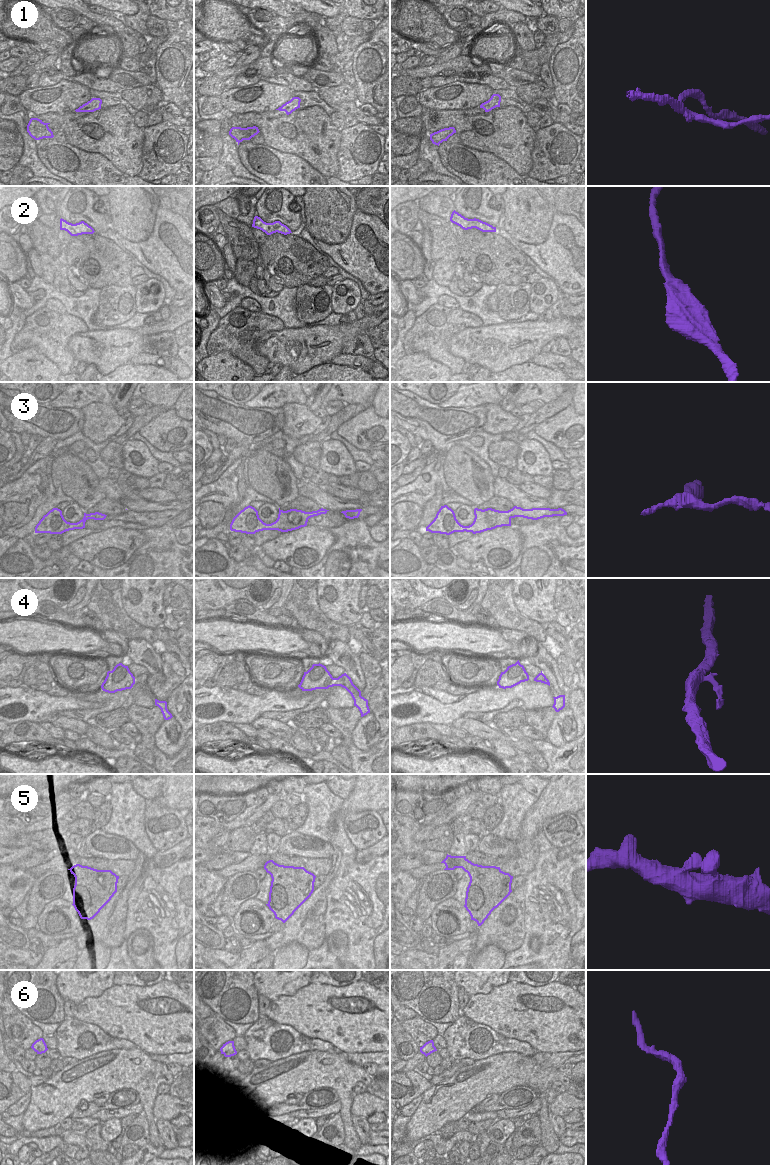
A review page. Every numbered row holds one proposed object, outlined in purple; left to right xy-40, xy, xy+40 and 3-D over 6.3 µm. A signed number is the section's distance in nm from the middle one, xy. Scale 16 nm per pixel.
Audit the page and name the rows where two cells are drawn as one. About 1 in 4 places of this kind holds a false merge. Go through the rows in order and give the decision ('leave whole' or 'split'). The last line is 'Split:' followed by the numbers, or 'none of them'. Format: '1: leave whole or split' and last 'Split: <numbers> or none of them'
1: split
2: leave whole
3: leave whole
4: leave whole
5: leave whole
6: leave whole
Split: 1

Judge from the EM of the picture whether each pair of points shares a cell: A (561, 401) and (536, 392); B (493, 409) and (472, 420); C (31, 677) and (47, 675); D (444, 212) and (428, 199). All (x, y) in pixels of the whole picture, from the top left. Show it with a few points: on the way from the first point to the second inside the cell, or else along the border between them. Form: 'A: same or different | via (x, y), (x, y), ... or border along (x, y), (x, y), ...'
A: different | border along (564, 392), (554, 400), (544, 404)
B: different | border along (484, 405), (486, 420), (481, 429)
C: same | via (35, 675), (43, 675)
D: same | via (440, 208), (432, 203)

